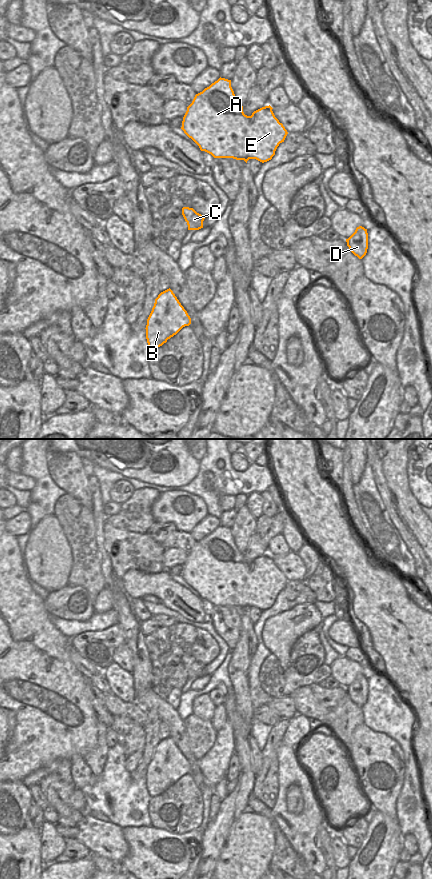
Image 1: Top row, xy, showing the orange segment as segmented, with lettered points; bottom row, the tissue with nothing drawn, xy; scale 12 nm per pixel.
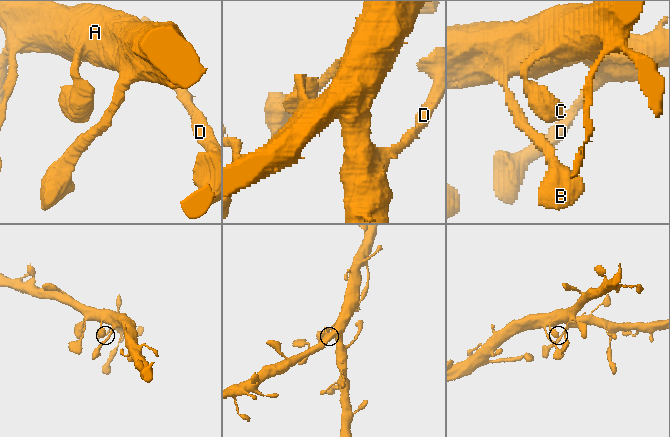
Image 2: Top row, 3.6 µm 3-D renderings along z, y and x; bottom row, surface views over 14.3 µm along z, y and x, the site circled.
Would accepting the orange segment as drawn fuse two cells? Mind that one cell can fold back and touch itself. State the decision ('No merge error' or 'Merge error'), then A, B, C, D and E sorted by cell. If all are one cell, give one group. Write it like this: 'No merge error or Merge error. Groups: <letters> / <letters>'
No merge error. Groups: A B C D E

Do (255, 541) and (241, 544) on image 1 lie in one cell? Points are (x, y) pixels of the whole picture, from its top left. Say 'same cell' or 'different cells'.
different cells

